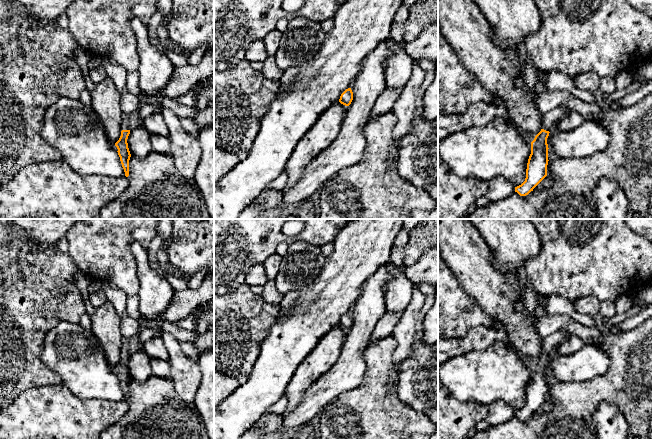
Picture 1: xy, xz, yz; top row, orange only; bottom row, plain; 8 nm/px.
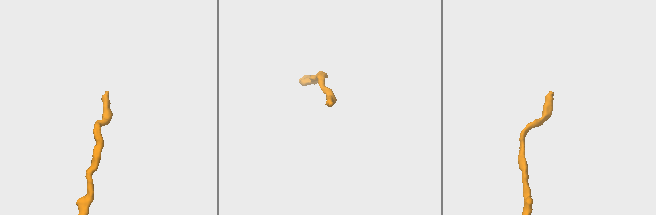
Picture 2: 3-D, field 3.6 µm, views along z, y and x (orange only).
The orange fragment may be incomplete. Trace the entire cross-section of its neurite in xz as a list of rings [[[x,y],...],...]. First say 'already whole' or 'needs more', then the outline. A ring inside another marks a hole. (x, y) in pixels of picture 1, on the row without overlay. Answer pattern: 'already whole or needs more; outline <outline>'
already whole; outline [[[348,312],[341,318],[339,326],[345,330],[349,330],[352,324],[353,324],[353,316],[351,312]]]

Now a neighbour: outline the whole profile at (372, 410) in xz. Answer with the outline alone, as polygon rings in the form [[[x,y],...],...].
[[[390,335],[367,347],[363,354],[366,370],[362,382],[322,409],[318,439],[411,439],[415,433],[432,434],[437,430],[437,425],[425,414],[405,405],[397,396],[399,372],[393,361],[396,346]]]

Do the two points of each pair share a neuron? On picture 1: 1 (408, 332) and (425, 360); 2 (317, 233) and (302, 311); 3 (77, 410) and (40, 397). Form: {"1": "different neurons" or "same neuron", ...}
{"1": "different neurons", "2": "different neurons", "3": "same neuron"}

